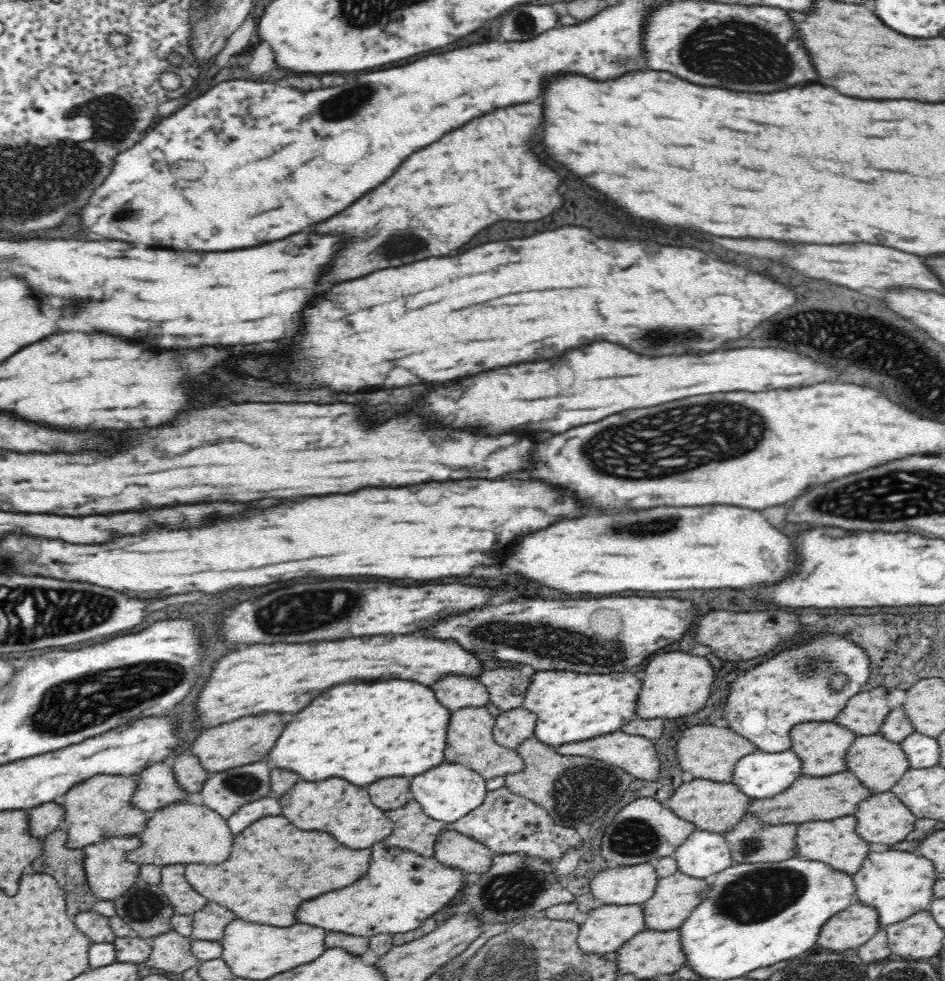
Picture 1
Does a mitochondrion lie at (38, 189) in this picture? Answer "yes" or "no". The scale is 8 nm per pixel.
yes

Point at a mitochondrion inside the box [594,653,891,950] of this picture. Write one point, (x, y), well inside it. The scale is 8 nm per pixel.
(757, 895)

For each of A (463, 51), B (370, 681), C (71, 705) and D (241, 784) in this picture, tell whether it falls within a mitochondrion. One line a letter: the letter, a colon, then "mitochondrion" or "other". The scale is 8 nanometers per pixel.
A: other
B: other
C: mitochondrion
D: mitochondrion

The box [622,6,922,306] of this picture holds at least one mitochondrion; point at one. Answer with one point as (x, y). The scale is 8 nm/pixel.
(728, 50)

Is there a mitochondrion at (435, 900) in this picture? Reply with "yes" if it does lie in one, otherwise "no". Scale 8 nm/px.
no

